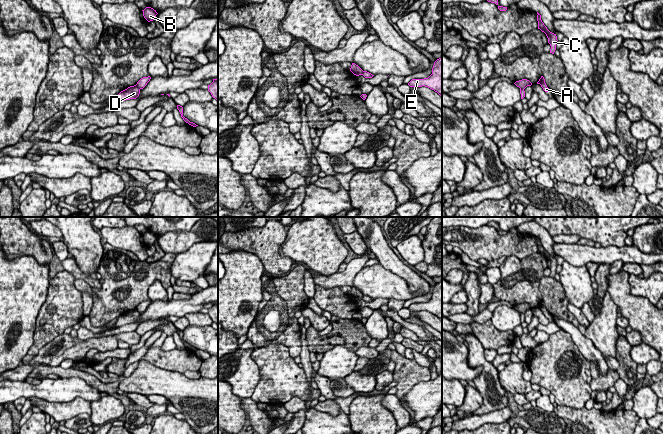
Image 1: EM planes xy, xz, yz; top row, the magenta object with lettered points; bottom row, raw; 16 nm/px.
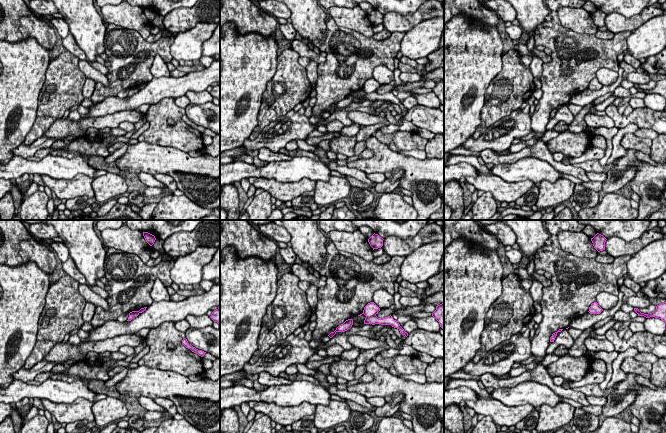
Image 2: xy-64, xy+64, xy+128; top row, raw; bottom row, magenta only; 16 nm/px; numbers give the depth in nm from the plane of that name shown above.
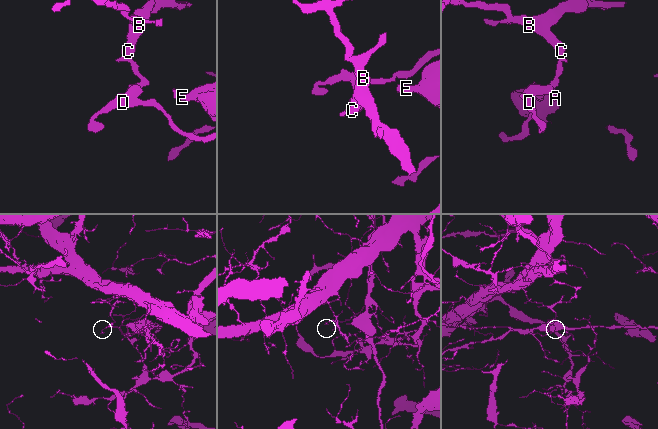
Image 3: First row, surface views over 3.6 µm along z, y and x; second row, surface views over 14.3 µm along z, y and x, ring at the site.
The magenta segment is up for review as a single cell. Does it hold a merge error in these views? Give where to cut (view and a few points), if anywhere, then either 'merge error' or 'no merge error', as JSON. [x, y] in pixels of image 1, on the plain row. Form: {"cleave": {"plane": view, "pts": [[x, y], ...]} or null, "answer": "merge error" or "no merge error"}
{"cleave": {"plane": "xy", "pts": [[135, 309], [139, 313]]}, "answer": "merge error"}

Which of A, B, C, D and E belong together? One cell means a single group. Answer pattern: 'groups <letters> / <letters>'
groups A B C / D E

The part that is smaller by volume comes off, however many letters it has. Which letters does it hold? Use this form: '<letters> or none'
D, E

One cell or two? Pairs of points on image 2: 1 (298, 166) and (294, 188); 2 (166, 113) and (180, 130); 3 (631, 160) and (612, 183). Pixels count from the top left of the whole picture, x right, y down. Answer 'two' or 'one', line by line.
1: two
2: one
3: one

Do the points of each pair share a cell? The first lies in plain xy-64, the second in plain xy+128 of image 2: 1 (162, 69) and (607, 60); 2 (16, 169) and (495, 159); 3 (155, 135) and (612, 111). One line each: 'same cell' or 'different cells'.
1: different cells
2: different cells
3: different cells

